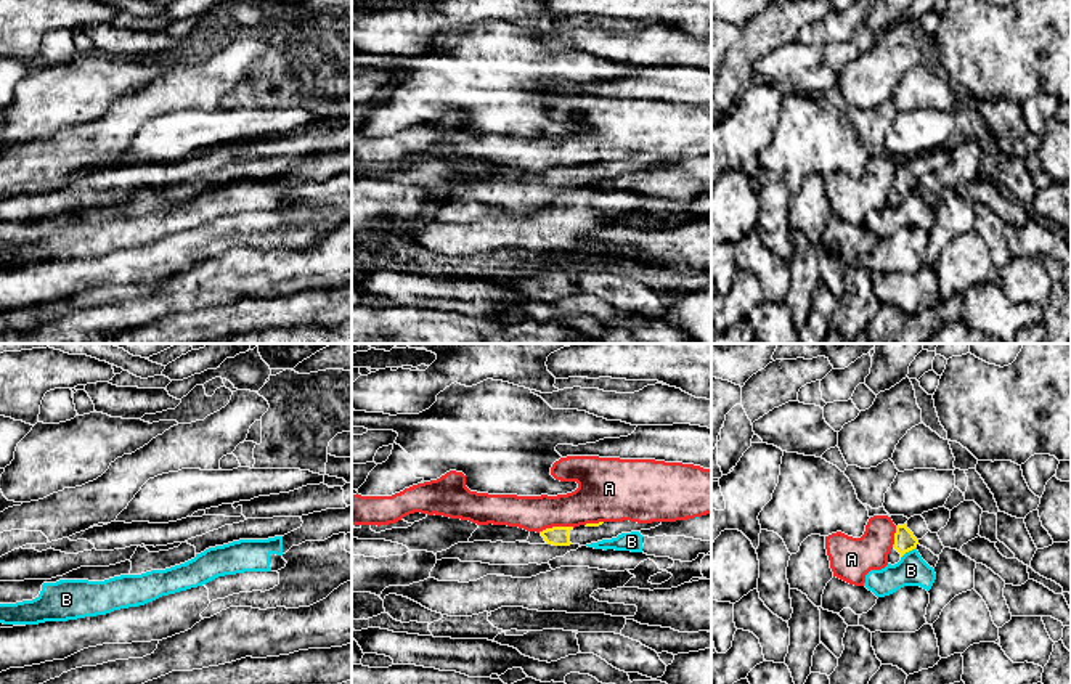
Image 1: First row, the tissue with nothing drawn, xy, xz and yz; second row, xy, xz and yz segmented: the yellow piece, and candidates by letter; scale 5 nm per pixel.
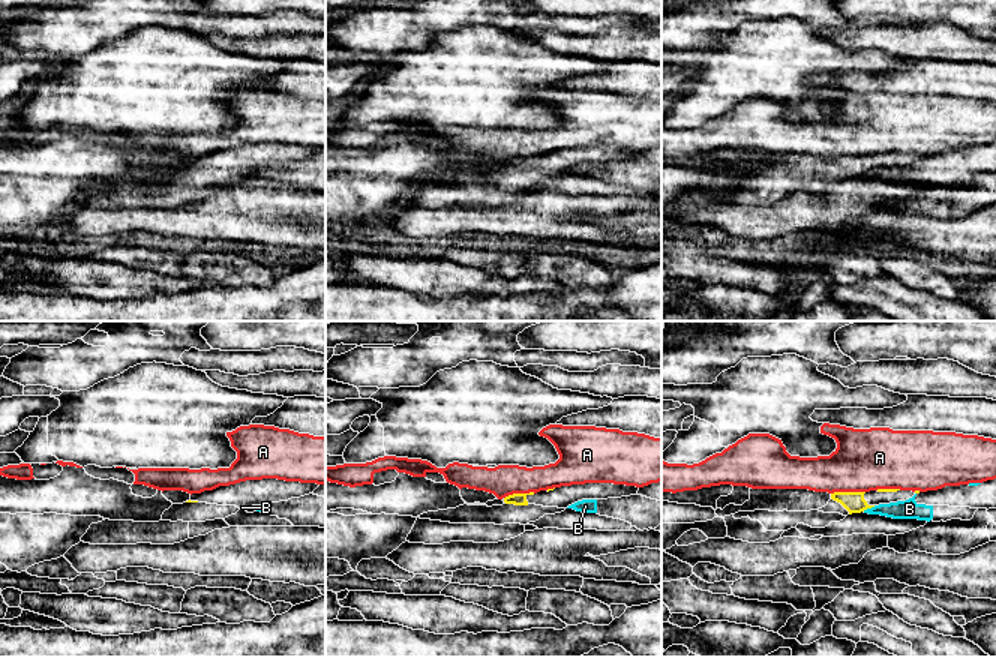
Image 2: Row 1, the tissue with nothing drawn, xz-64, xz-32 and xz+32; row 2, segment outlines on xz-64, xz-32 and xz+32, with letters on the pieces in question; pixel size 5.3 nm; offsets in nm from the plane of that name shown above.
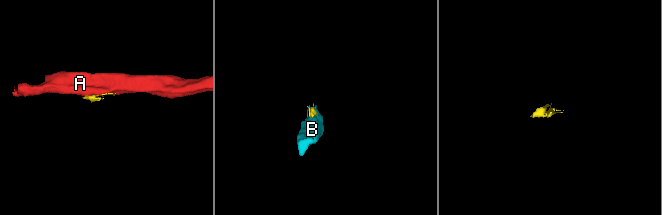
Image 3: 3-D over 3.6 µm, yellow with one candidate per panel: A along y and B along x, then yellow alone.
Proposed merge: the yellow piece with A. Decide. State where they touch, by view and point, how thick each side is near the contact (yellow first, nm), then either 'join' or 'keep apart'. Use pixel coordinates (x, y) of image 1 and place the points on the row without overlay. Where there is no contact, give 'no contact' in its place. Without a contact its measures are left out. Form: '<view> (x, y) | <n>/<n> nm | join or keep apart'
xz (556, 167) | 100/220 nm | keep apart

